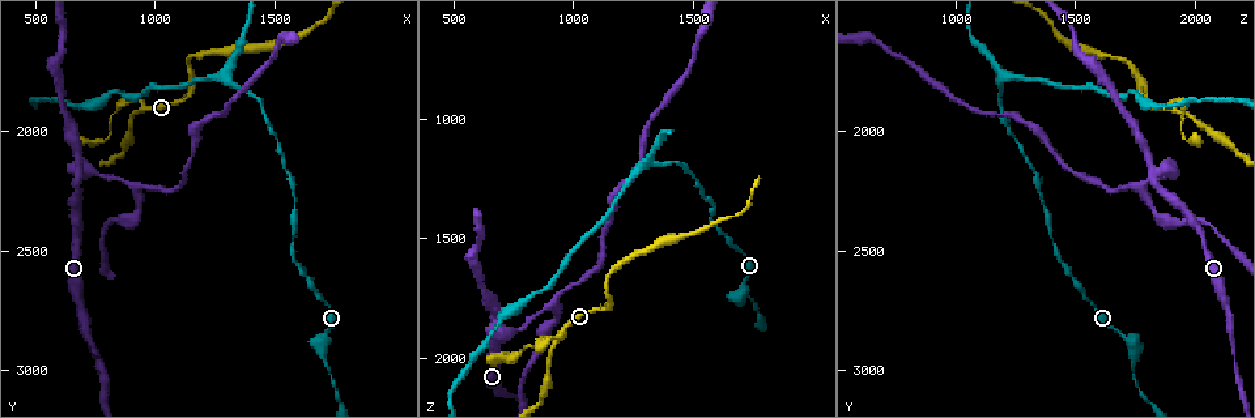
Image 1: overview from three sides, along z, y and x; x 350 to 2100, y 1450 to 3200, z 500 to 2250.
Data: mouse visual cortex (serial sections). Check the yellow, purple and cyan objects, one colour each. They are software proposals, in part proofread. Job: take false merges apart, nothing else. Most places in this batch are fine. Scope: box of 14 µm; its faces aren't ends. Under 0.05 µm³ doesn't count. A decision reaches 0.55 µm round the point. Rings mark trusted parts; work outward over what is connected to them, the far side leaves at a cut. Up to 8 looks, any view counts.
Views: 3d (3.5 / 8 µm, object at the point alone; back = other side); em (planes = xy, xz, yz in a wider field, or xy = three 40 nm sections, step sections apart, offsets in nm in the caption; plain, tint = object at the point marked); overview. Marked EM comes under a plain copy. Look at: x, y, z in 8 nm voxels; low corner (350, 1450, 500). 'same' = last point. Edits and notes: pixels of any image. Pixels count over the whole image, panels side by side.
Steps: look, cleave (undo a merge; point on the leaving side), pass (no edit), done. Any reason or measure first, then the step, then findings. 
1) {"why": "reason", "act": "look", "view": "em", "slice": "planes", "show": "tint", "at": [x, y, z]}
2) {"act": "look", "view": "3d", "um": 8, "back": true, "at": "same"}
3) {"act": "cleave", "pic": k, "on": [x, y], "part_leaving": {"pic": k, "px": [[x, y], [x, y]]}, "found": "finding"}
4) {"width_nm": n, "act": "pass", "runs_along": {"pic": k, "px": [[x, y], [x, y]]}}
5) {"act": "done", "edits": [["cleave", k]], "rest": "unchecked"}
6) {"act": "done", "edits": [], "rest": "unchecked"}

{"why": "abrupt turn", "act": "look", "view": "3d", "um": 8, "at": [680, 2180, 1830]}

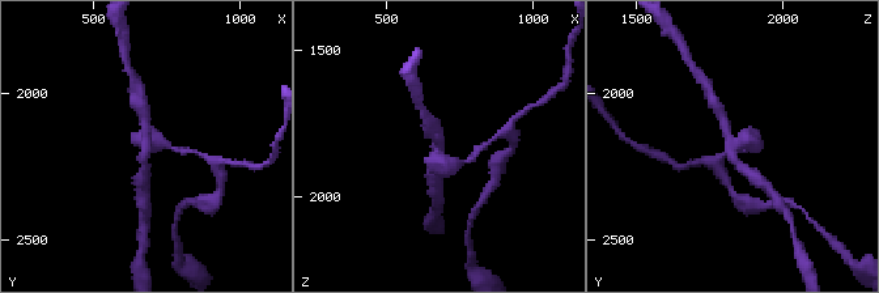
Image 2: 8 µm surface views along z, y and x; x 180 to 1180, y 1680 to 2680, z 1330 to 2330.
{"arms": 3, "arm_widths_nm": [250, 250, 450], "why": "now the EM", "act": "look", "view": "em", "slice": "xy", "step": 1, "show": "tint", "at": [680, 2190, 1840]}

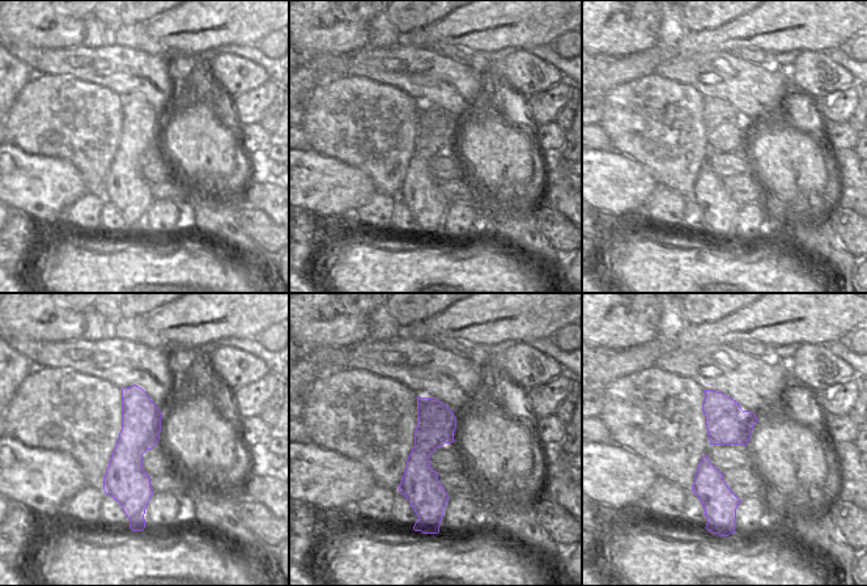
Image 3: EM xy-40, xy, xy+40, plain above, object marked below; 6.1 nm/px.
{"act": "cleave", "pic": 2, "on": [457, 164], "part_leaving": {"pic": 2, "px": [[438, 151], [445, 166], [466, 162], [476, 151]]}, "found": "a second cell is stuck on"}

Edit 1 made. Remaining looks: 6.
{"why": "narrows sharply", "act": "look", "view": "3d", "um": 3.5, "at": [910, 1880, 1900]}

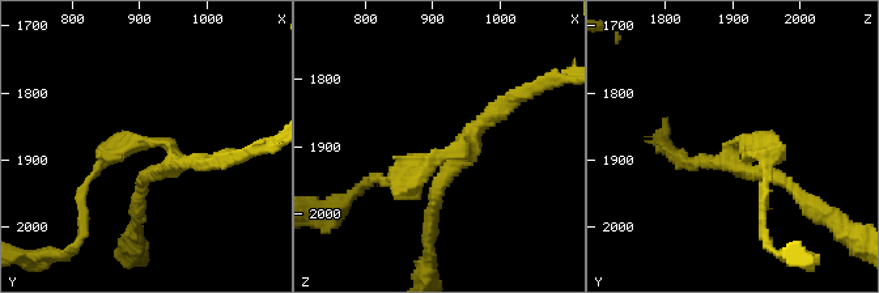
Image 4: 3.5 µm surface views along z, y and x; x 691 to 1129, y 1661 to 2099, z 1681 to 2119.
{"arms": 3, "arm_widths_nm": [150, 200, 250], "act": "look", "view": "em", "slice": "xy", "step": 5, "show": "tint", "at": [925, 1875, 1910]}

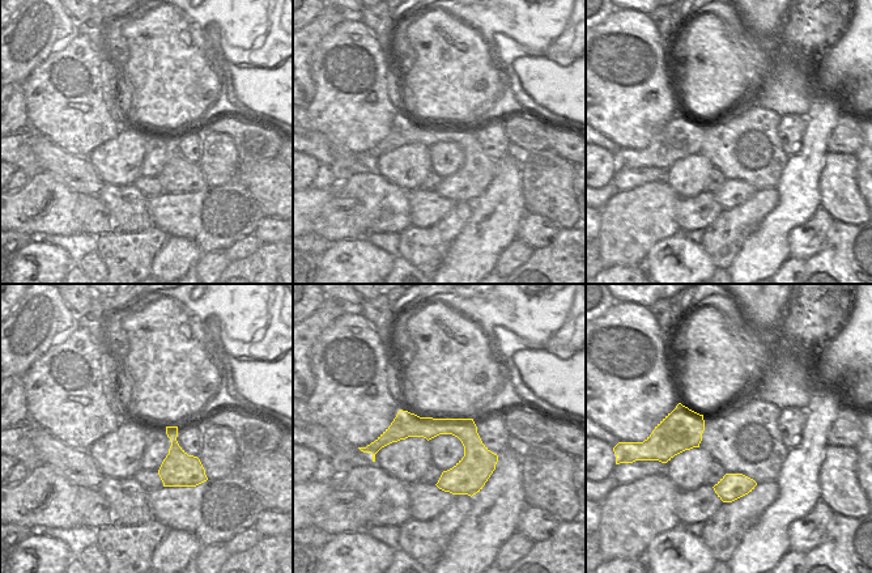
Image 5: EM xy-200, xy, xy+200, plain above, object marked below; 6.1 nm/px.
{"act": "look", "view": "em", "slice": "planes", "show": "tint", "at": "same"}

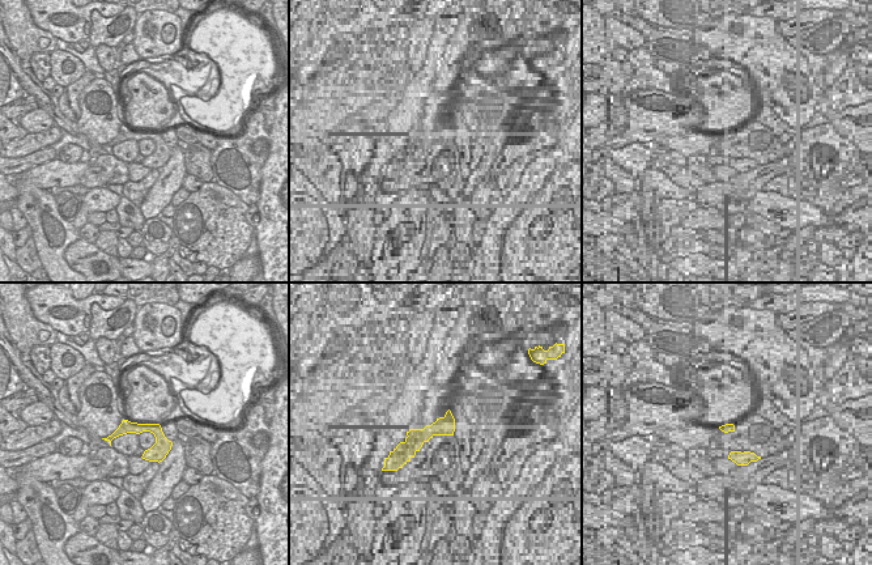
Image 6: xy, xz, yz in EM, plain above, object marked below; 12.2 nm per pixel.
{"act": "pass", "runs_along": {"pic": 4, "px": [[516, 97], [407, 185], [383, 181]]}, "found": "all the same cell"}

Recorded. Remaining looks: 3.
{"why": "abrupt turn", "act": "look", "view": "3d", "um": 3.5, "at": [750, 2040, 1990]}

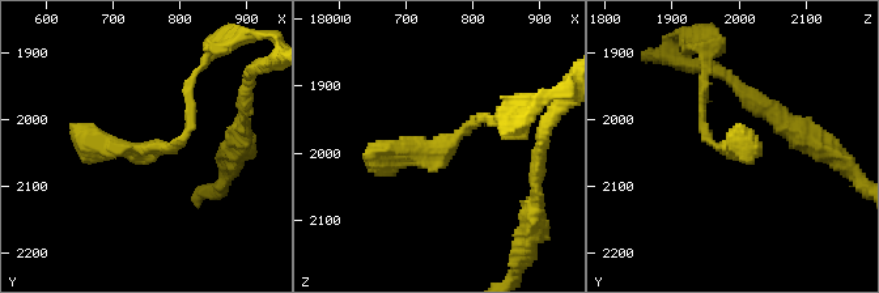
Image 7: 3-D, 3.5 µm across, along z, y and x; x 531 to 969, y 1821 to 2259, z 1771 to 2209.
{"act": "look", "view": "em", "slice": "xy", "step": 1, "show": "tint", "at": [755, 2045, 1995]}

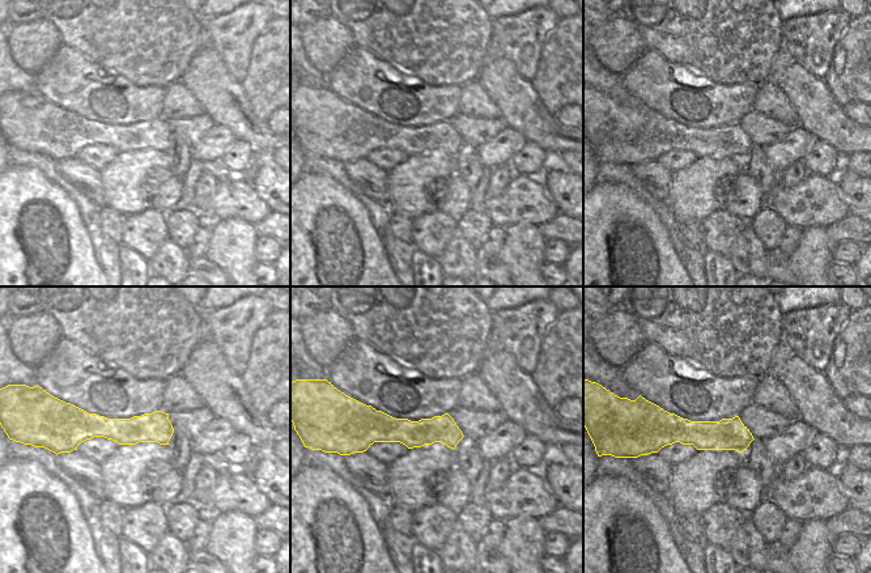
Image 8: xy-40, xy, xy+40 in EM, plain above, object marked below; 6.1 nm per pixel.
{"act": "pass", "runs_along": {"pic": 7, "px": [[479, 118], [442, 148], [362, 155]]}, "found": "continuous, no second cell"}

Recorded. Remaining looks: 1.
{"act": "done", "edits": [["cleave", 2]], "rest": "unchecked"}

